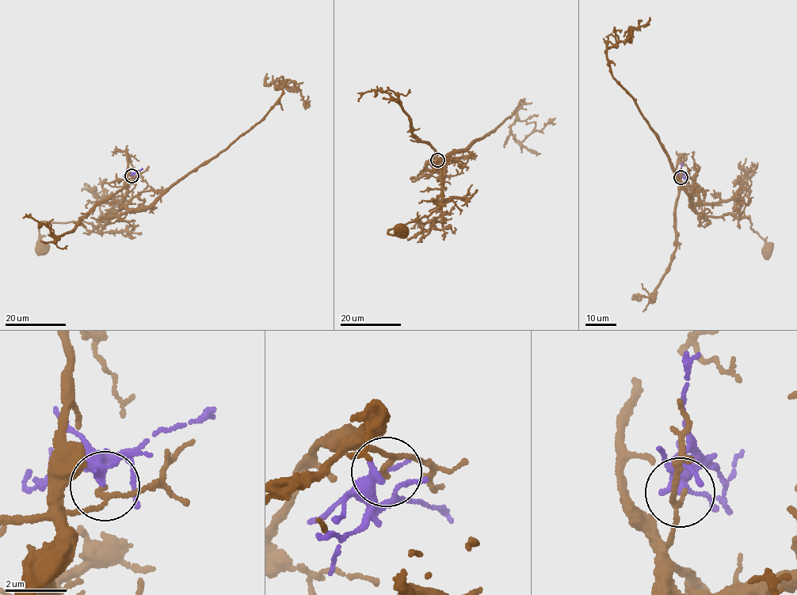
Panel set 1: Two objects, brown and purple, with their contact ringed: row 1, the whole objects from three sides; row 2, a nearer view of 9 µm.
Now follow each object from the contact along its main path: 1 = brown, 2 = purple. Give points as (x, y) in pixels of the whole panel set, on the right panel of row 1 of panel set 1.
1: (681, 177), (680, 187), (693, 187), (699, 200), (692, 206), (699, 215), (749, 216), (750, 228), (767, 248)
2: (680, 177), (681, 163)

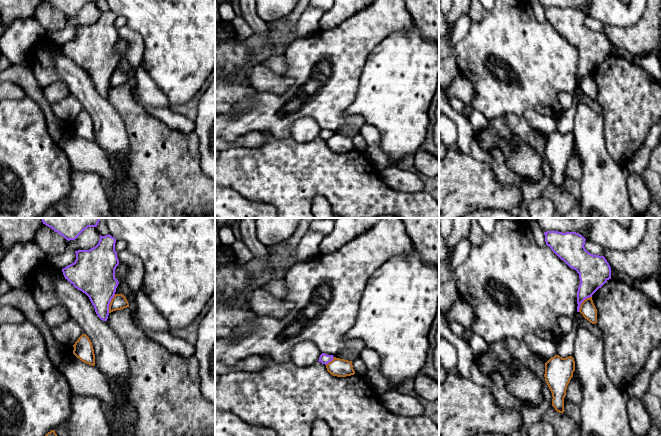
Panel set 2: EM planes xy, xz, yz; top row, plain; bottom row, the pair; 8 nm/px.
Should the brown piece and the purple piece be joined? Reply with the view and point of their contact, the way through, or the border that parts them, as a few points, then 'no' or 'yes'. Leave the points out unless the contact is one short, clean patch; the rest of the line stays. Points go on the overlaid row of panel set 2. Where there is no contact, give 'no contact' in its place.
yz (582, 302) | along yz (591, 296), (581, 303), (578, 311) | no

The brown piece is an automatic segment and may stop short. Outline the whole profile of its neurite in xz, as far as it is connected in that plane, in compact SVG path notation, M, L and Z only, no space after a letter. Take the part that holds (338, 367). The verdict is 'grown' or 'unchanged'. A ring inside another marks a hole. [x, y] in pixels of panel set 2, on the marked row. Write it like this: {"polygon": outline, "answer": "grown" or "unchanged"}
{"polygon": "M334 357L331 362L326 364L327 371L337 377L346 377L355 374L352 361Z", "answer": "unchanged"}

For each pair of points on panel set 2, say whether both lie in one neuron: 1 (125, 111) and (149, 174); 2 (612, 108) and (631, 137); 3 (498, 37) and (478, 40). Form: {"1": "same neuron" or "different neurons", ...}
{"1": "same neuron", "2": "same neuron", "3": "same neuron"}

